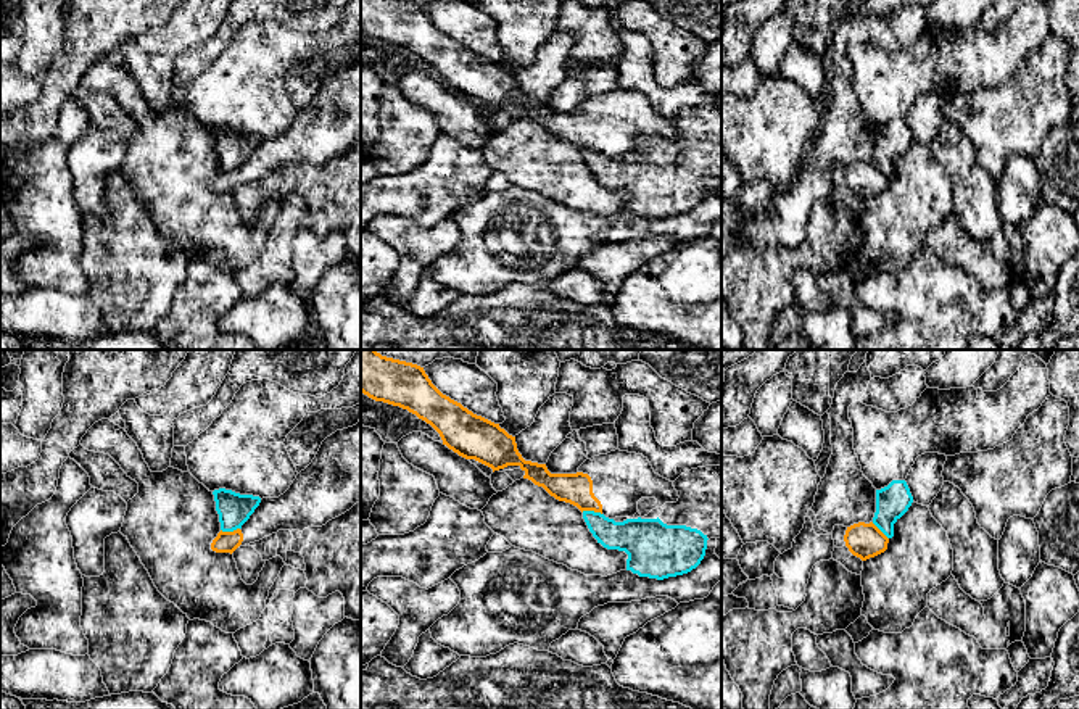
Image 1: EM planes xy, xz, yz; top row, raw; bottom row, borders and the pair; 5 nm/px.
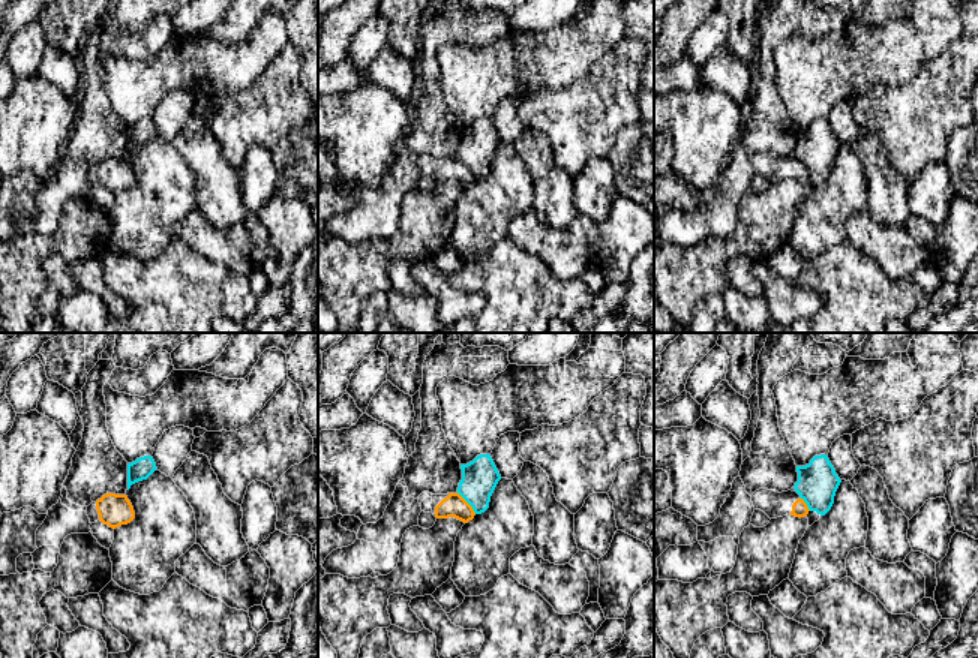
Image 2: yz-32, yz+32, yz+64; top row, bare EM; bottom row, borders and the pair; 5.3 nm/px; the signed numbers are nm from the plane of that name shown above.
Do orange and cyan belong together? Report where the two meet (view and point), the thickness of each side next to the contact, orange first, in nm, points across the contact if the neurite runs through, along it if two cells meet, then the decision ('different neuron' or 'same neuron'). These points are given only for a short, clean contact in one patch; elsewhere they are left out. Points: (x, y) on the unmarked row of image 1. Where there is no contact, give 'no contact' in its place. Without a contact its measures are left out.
meets orange in xz at (591, 149); 160 nm thick on the orange side, 180 nm on the other; border along xz (582, 150), (598, 150), (601, 153); different neuron

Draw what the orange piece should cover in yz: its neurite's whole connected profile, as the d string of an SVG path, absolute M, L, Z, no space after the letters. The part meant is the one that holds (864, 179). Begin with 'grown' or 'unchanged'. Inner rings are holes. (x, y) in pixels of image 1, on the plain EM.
unchanged; M858 161L847 166L844 180L854 195L866 200L884 192L889 177L873 161Z

